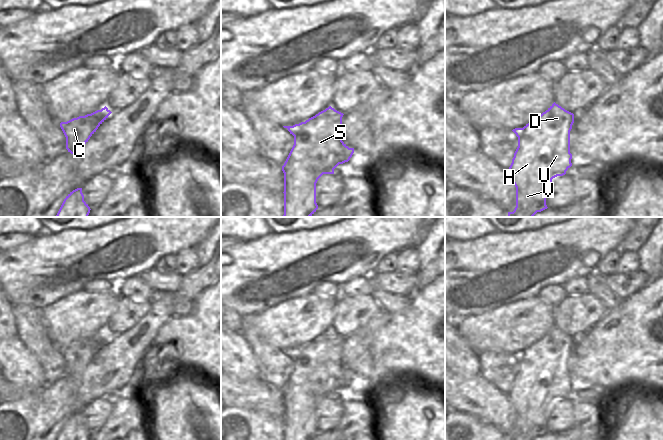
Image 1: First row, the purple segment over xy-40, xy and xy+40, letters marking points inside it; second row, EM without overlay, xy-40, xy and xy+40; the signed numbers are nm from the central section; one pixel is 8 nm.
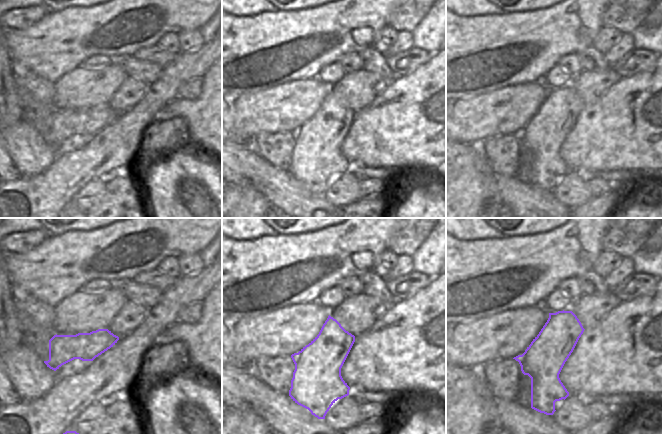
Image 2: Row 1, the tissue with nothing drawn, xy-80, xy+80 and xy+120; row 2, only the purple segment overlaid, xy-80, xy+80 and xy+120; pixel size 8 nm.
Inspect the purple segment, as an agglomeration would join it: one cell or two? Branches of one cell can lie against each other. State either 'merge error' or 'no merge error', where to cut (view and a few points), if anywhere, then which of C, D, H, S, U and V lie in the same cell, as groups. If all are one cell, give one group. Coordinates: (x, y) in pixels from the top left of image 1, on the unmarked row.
merge error; cut in xy-40 along (81, 372), (72, 371), (68, 375); C / D H S U V

